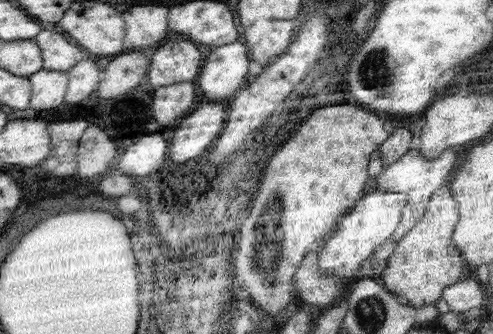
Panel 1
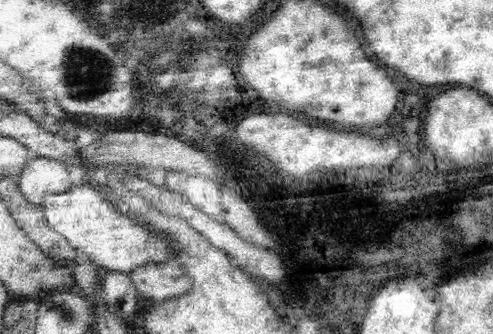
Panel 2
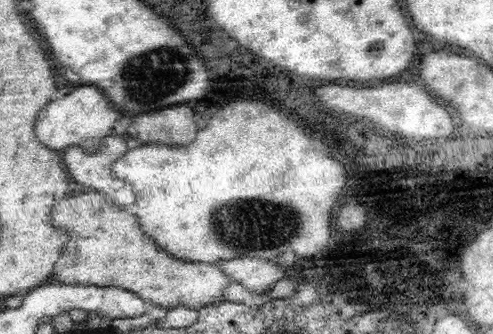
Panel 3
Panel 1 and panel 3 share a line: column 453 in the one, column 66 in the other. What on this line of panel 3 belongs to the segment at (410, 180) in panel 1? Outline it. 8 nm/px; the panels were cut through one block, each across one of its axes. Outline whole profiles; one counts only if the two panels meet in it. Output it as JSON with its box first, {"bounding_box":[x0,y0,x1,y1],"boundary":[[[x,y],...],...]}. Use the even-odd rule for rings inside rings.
{"bounding_box":[64,136,136,208],"boundary":[[[108,136],[108,138],[104,138],[100,152],[96,152],[96,154],[88,154],[82,148],[68,148],[64,152],[64,162],[66,162],[66,170],[68,170],[68,176],[72,178],[72,182],[80,182],[82,186],[94,188],[94,192],[102,192],[102,194],[110,196],[112,204],[128,208],[130,204],[136,202],[134,188],[132,188],[132,184],[126,184],[126,180],[114,178],[112,170],[110,170],[112,164],[116,160],[120,160],[122,156],[126,156],[128,152],[130,152],[128,150],[128,136]]]}

